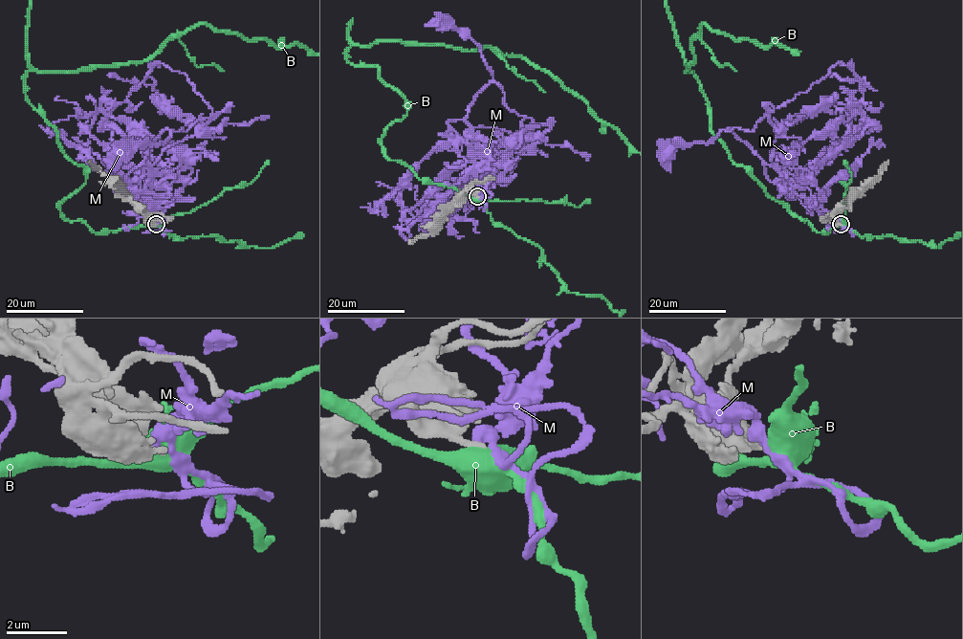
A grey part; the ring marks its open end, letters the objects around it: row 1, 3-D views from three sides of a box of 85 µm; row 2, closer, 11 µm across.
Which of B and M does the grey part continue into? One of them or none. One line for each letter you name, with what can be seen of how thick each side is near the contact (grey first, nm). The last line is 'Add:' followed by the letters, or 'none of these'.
M: 240/300 nm
Add: M

